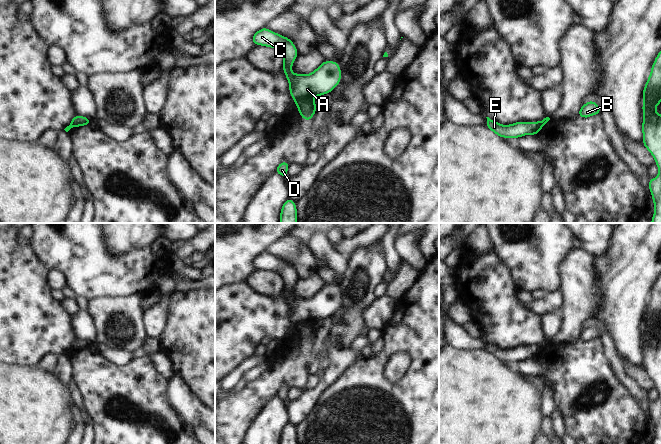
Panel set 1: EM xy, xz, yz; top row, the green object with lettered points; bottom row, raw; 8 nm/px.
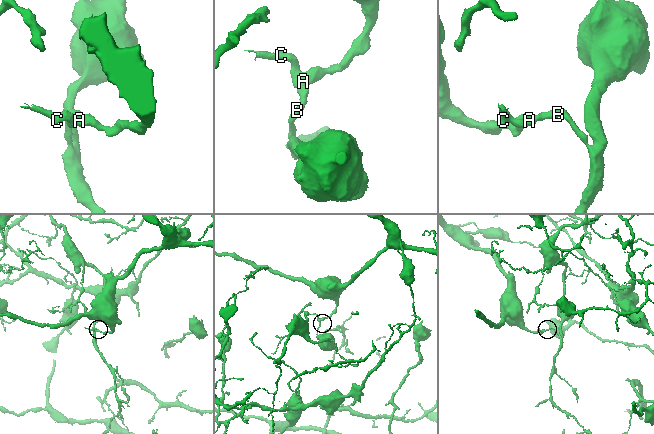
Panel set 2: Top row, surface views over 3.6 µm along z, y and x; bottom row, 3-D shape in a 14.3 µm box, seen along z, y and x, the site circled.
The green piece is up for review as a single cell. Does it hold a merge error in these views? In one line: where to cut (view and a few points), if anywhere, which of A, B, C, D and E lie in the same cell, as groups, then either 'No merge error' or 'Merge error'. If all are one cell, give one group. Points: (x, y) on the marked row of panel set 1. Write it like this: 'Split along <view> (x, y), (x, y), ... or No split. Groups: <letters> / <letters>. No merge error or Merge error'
Split along xz (311, 98), (301, 98), (295, 101). Groups: A C E / B D. Merge error.

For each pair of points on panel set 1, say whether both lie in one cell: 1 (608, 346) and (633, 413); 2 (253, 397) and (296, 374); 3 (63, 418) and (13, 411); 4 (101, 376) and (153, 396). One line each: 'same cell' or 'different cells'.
1: different cells
2: same cell
3: same cell
4: same cell

